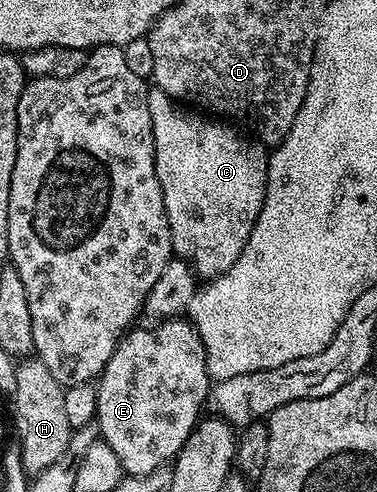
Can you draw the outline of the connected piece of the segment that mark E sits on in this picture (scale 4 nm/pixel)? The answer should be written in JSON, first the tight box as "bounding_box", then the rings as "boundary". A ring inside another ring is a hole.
{"bounding_box":[95,317,213,476],"boundary":[[[176,317],[147,326],[151,327],[136,326],[124,334],[97,380],[99,396],[95,417],[99,433],[102,442],[107,443],[113,453],[117,453],[117,461],[121,461],[128,476],[148,475],[174,460],[199,422],[199,410],[203,403],[205,407],[208,402],[213,386],[211,374],[207,371],[207,350],[194,323],[186,318]]]}

